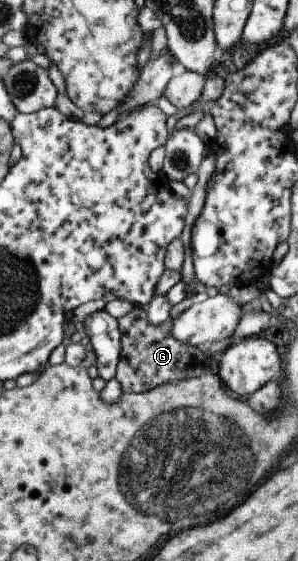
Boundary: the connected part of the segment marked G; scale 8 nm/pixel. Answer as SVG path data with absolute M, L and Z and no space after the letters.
M135 306L132 313L119 319L119 324L122 330L122 365L118 365L118 381L124 394L146 393L159 385L198 377L213 368L210 355L173 337L170 318L160 325L150 325L146 307Z

